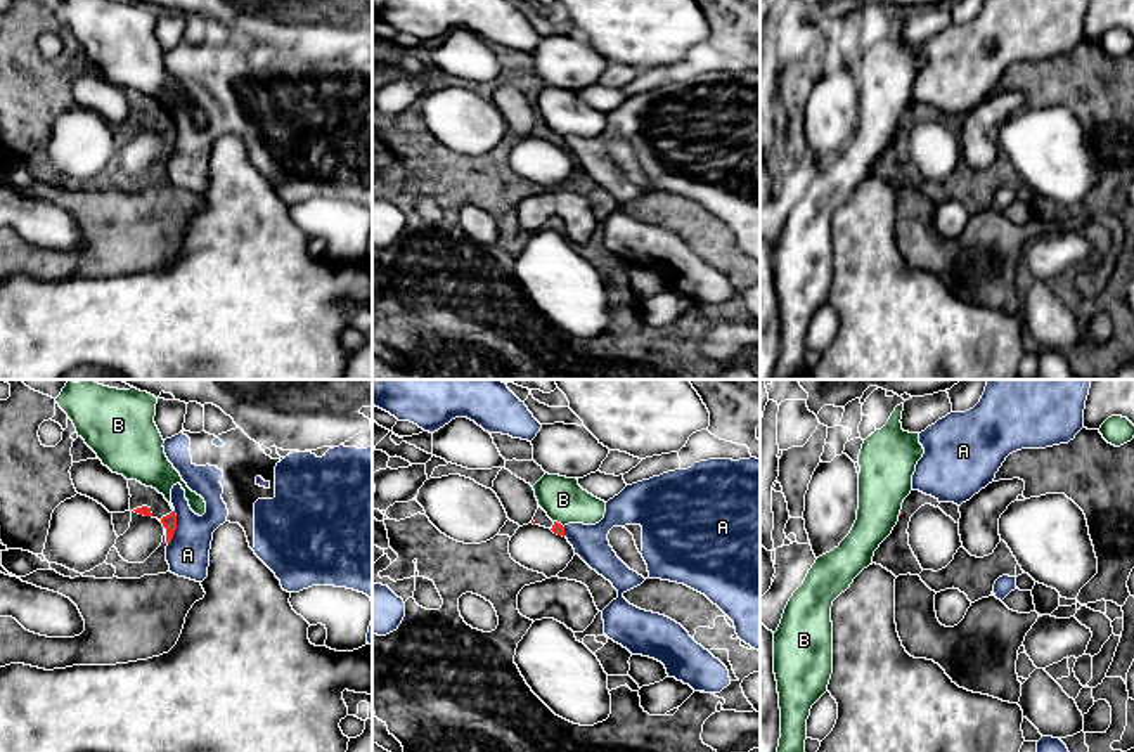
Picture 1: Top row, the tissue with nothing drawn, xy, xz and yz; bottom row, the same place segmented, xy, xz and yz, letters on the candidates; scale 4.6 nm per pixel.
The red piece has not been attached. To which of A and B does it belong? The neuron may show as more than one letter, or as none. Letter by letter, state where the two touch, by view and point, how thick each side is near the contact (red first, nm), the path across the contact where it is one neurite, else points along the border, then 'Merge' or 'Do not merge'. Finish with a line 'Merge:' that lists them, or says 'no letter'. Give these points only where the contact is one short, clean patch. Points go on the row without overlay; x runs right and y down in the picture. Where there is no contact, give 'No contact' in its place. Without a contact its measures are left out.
A: Touches red at xy (175, 139). Thickness 70 nm (red) against 200 nm. Boundary: xy (173, 122), (175, 144), (168, 156). Do not merge
B: Touches red at xz (560, 136). Thickness 50 nm (red) against 200 nm. Boundary: xz (554, 132), (563, 139). Do not merge
Merge: no letter

